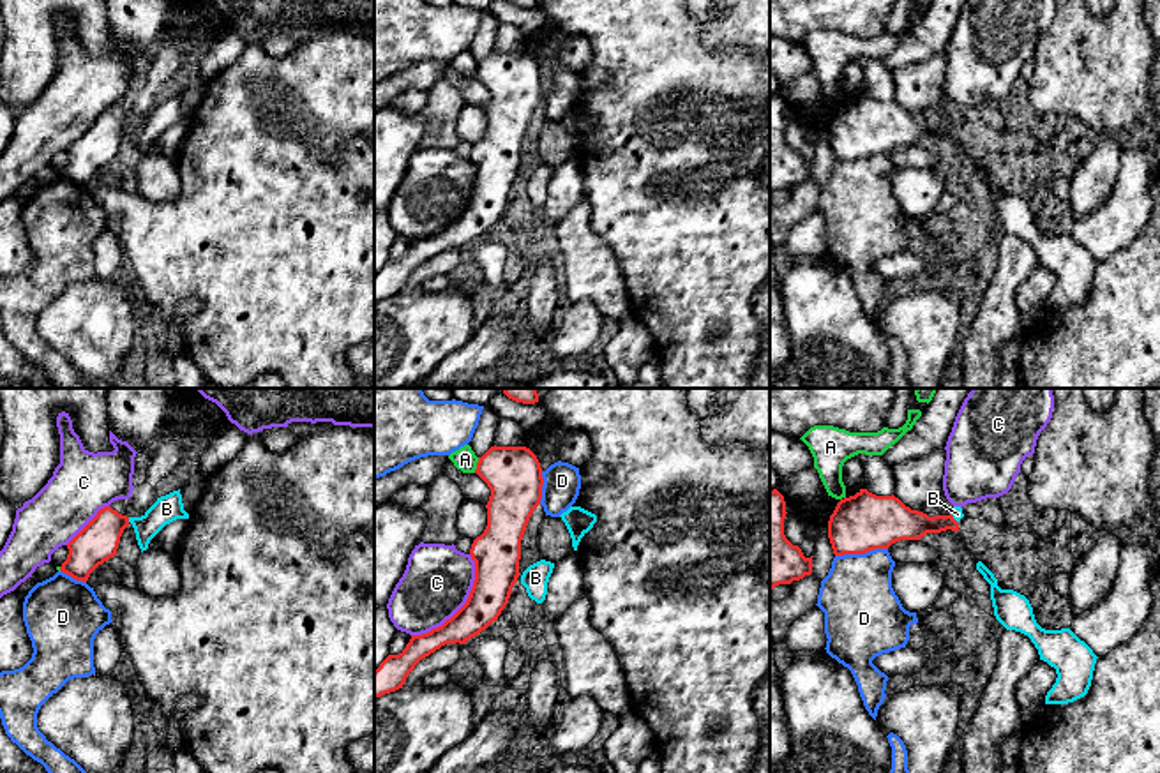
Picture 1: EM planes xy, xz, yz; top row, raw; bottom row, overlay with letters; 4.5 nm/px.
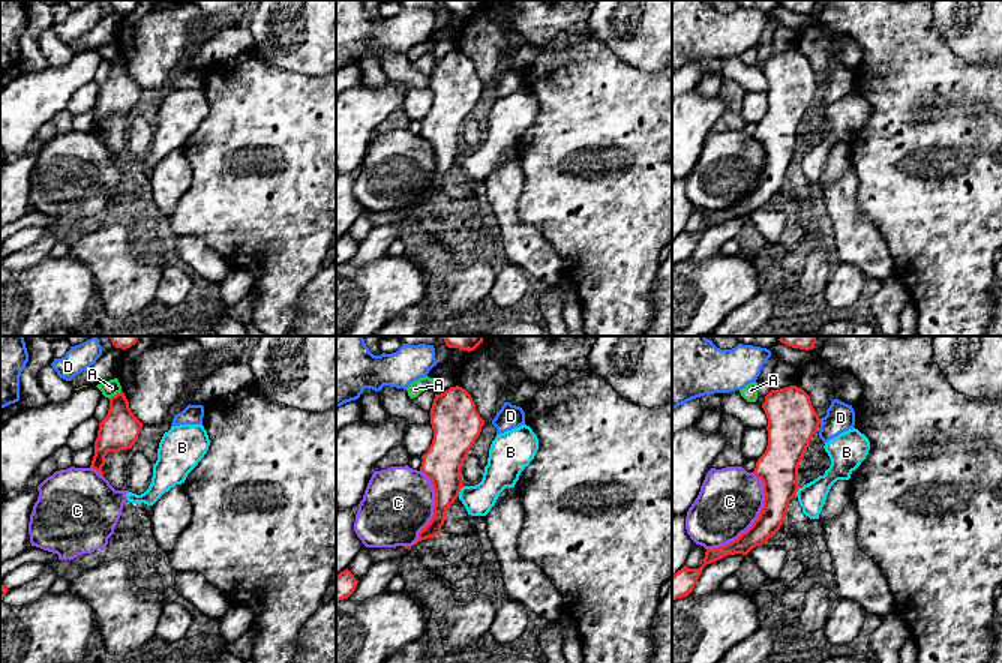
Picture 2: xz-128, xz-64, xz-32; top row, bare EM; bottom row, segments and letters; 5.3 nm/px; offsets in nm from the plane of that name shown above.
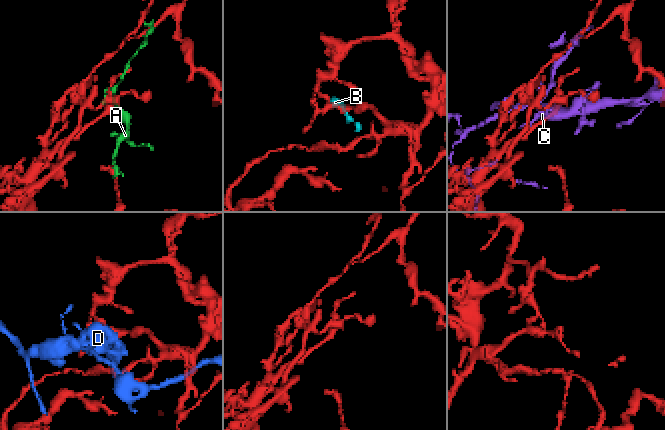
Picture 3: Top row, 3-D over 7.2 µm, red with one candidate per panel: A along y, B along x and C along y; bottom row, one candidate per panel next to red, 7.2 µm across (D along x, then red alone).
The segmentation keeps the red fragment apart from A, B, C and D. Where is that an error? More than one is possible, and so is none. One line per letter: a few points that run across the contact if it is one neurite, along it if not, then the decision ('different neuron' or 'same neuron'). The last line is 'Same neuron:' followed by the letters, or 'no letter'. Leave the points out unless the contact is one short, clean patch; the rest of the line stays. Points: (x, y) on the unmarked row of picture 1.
A: different neuron
B: line xy (128, 122), (129, 126); different neuron
C: different neuron
D: different neuron
Same neuron: no letter

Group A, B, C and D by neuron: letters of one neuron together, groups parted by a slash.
A / B / C / D

